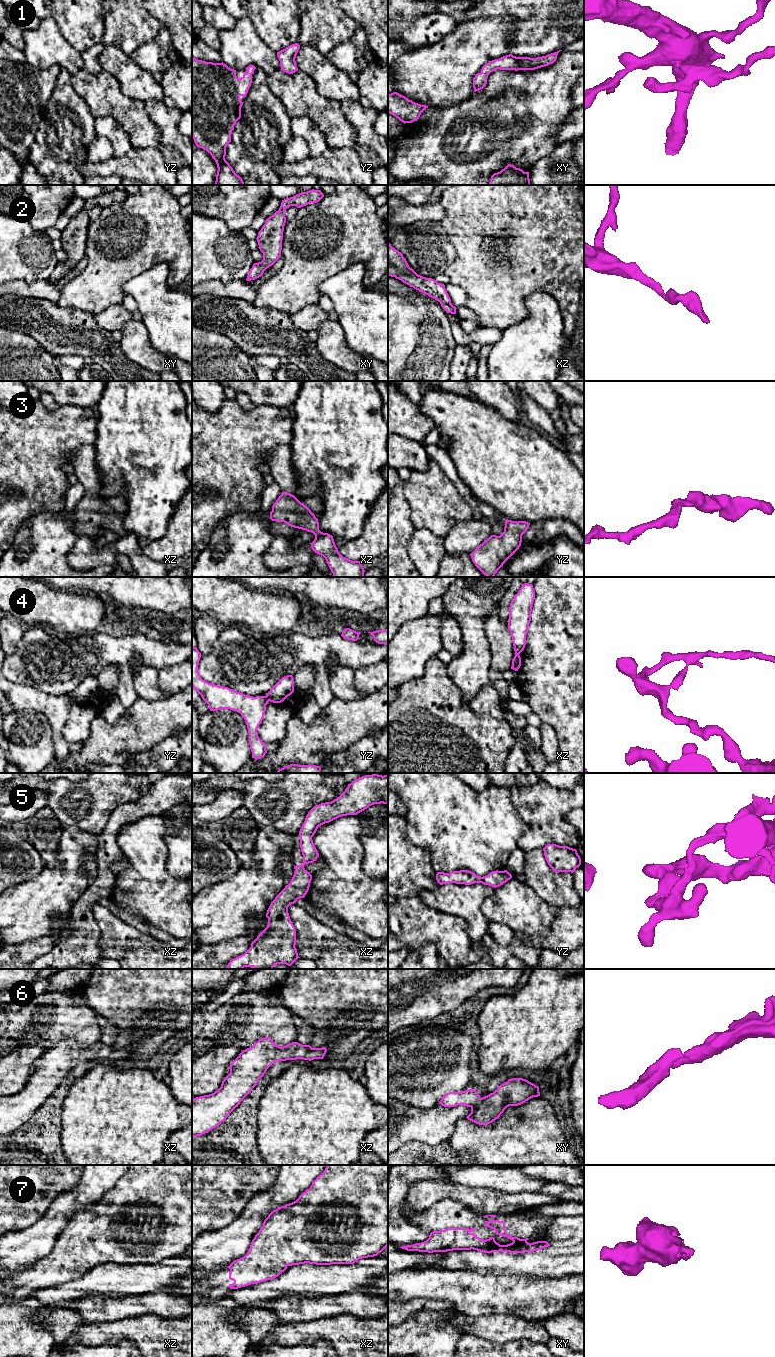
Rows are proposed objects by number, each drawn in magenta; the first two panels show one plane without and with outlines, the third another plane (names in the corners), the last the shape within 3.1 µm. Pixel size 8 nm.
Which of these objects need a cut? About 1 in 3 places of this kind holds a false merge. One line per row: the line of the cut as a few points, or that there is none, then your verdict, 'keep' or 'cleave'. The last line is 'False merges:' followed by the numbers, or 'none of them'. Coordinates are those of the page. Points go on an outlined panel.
1: cut none; keep
2: cut none; keep
3: cut none; keep
4: cut yz (265, 696), (269, 700); cleave
5: cut none; keep
6: cut none; keep
7: cut none; keep
False merges: 4

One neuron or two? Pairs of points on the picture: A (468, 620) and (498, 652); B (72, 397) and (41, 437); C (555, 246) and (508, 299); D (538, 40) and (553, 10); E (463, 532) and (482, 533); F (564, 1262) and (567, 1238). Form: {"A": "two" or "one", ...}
{"A": "two", "B": "two", "C": "one", "D": "one", "E": "one", "F": "two"}

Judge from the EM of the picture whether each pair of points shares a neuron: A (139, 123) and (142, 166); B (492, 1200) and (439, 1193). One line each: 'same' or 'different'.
A: different
B: same

